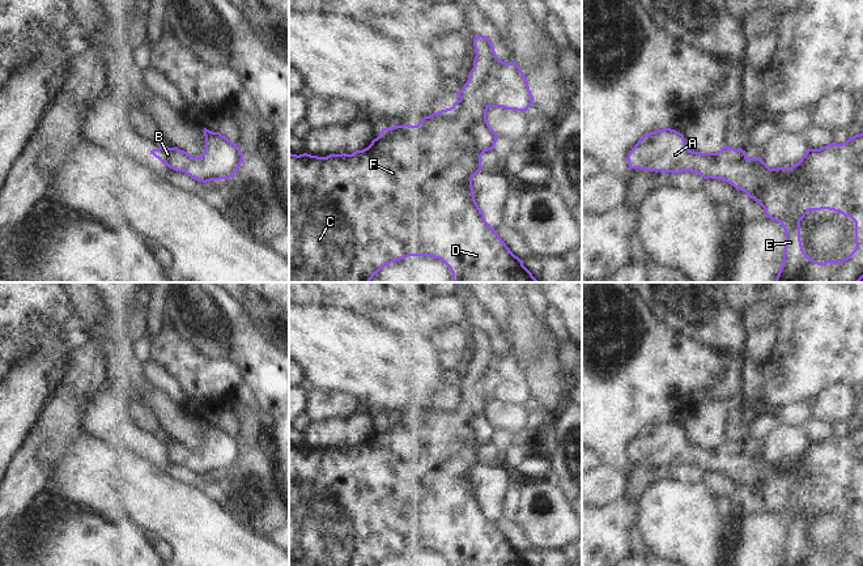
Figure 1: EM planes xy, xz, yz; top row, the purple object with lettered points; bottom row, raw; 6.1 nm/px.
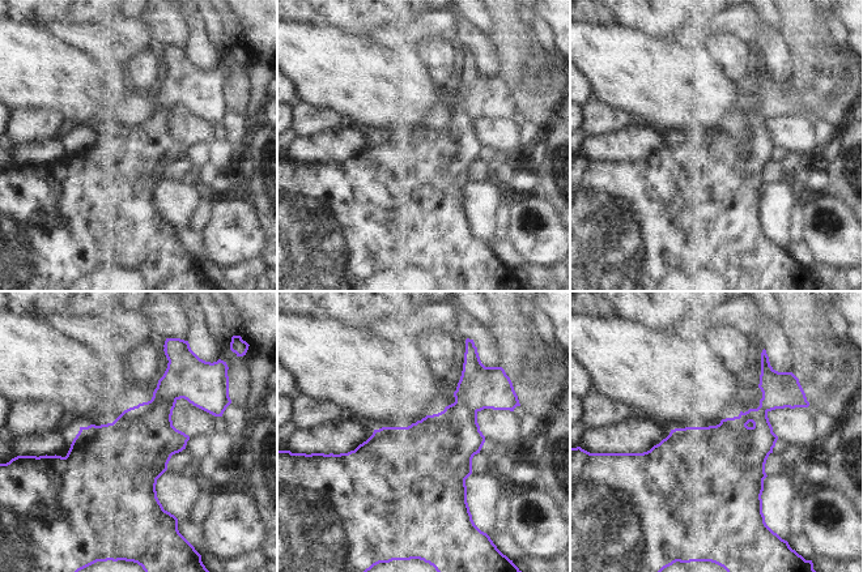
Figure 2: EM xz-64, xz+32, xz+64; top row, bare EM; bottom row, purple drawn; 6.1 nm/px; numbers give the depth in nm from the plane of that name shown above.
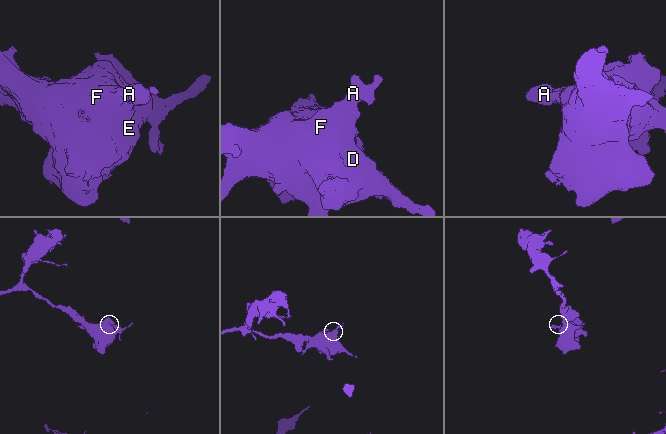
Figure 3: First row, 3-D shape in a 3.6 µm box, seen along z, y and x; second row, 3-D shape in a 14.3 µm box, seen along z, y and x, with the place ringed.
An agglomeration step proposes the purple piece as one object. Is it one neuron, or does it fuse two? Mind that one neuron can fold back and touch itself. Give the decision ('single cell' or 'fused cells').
single cell

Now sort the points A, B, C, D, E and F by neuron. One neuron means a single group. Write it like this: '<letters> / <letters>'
A B C D E F

